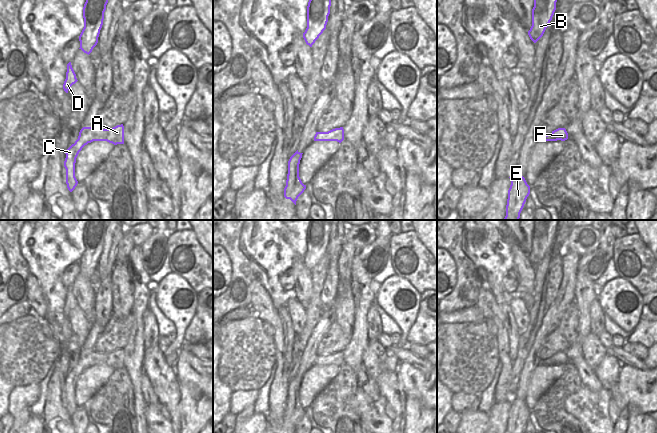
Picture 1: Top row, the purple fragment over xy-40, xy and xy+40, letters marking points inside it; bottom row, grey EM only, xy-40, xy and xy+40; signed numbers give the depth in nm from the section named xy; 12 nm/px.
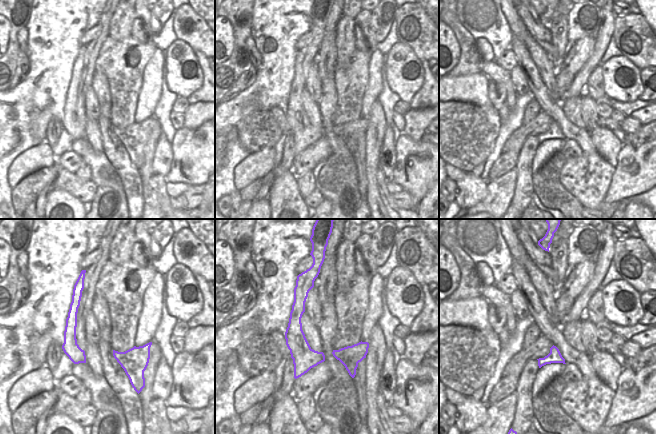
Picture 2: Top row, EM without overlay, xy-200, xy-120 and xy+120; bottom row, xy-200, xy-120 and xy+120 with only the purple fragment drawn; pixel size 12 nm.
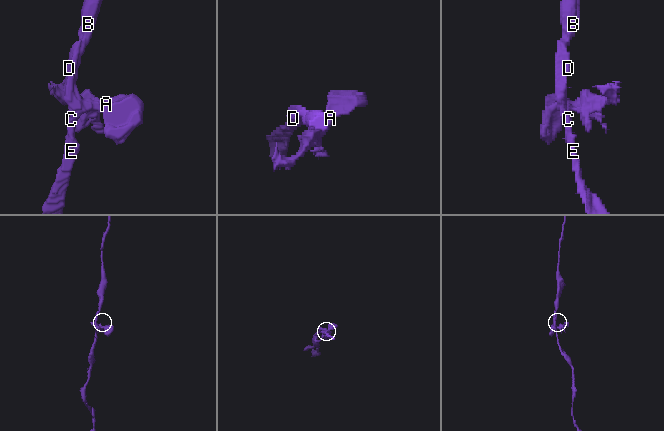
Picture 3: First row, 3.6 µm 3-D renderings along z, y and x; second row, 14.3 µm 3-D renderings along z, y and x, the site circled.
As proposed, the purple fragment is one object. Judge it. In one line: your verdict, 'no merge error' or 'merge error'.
merge error

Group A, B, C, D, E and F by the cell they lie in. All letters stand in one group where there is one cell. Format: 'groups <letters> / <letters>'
groups A B C D E / F

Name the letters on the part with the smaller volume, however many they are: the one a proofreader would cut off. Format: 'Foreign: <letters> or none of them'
Foreign: F

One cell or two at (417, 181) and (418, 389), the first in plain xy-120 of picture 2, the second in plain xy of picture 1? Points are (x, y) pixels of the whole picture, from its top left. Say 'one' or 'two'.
two

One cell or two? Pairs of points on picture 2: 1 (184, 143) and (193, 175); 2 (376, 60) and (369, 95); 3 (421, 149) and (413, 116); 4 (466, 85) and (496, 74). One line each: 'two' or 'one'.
1: one
2: one
3: two
4: two

